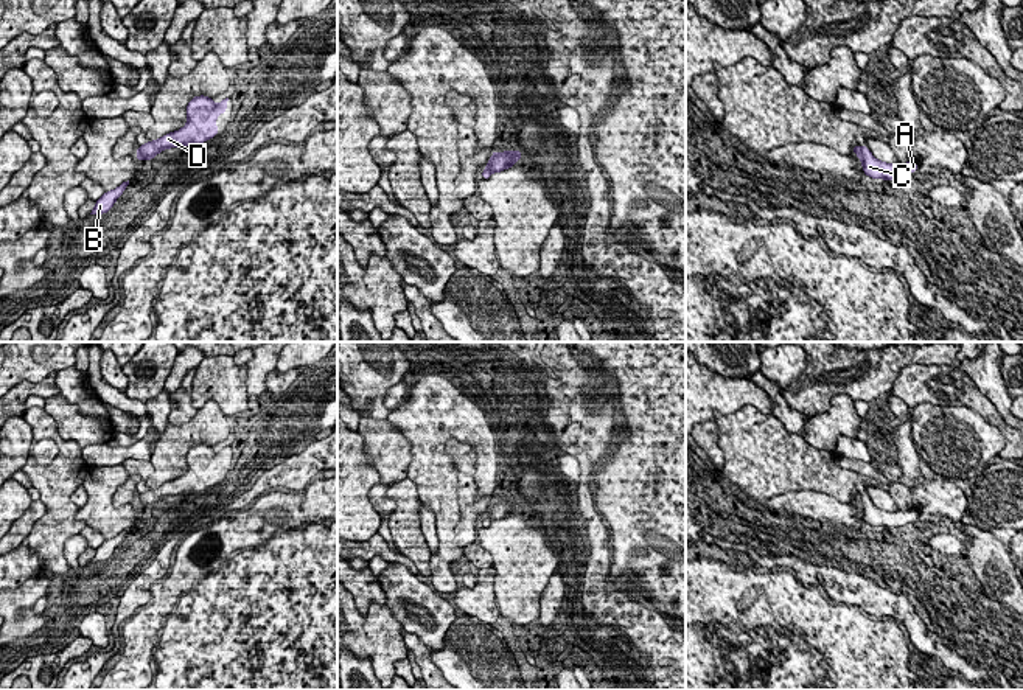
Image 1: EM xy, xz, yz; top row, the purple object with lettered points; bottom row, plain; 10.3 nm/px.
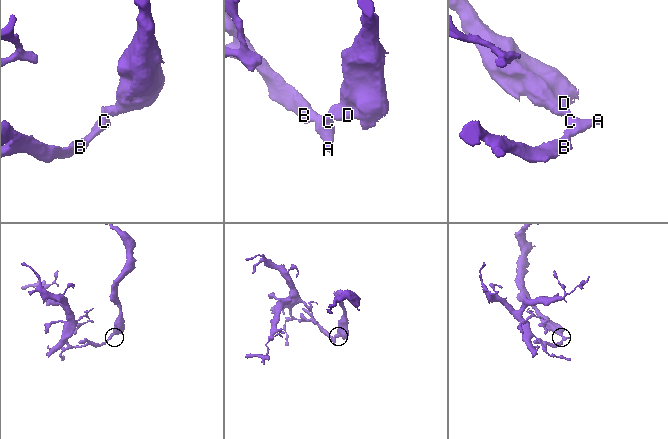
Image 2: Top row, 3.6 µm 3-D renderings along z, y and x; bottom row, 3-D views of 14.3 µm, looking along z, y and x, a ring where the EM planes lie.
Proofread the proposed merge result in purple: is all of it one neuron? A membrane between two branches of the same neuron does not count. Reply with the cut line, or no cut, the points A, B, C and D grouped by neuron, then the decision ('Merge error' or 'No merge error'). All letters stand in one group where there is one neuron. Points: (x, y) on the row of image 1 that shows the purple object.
Split along xy (137, 149), (143, 157). Groups: A B C / D. Merge error

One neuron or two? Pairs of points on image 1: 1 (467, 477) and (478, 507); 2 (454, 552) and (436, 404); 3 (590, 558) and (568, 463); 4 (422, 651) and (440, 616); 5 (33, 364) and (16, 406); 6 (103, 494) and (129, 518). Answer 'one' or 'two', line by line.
1: one
2: one
3: one
4: two
5: two
6: one

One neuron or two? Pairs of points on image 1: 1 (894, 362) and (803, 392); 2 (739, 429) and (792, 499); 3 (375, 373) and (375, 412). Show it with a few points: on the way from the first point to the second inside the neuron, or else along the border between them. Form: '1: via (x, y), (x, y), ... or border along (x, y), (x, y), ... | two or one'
1: via (871, 373), (844, 387), (826, 387) | one
2: border along (824, 493), (787, 491), (761, 501) | two
3: via (375, 383), (375, 403) | one

